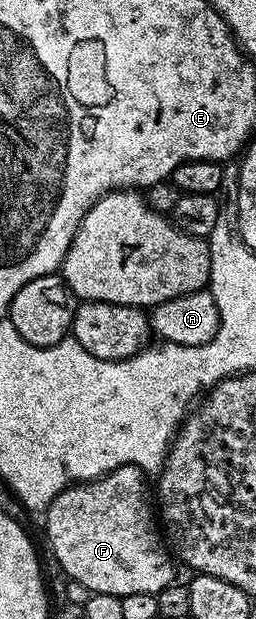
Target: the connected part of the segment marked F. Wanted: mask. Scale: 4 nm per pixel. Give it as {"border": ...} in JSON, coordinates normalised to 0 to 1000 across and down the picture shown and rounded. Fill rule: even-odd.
{"border":[[[484,751],[383,771],[375,777],[273,784],[172,824],[176,861],[191,866],[207,900],[238,911],[270,939],[324,942],[324,948],[340,948],[352,958],[449,961],[469,966],[617,958],[637,955],[637,948],[680,943],[680,908],[637,879],[637,868],[605,840],[605,822],[590,814],[590,790],[586,785],[582,790],[566,785],[566,775],[574,766],[563,758],[535,751]]]}

